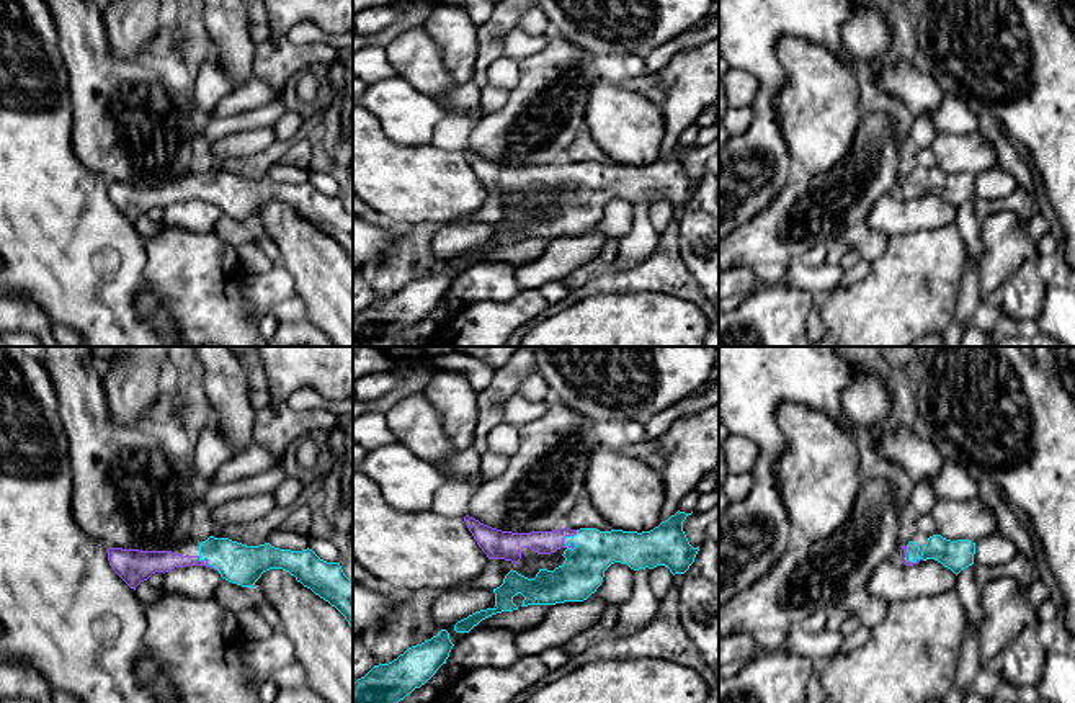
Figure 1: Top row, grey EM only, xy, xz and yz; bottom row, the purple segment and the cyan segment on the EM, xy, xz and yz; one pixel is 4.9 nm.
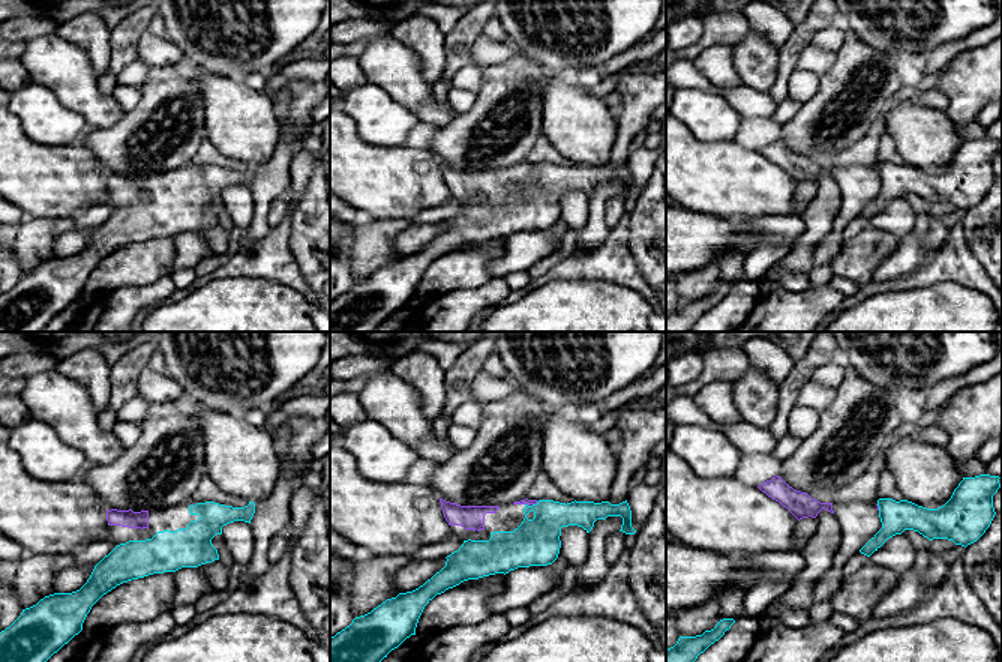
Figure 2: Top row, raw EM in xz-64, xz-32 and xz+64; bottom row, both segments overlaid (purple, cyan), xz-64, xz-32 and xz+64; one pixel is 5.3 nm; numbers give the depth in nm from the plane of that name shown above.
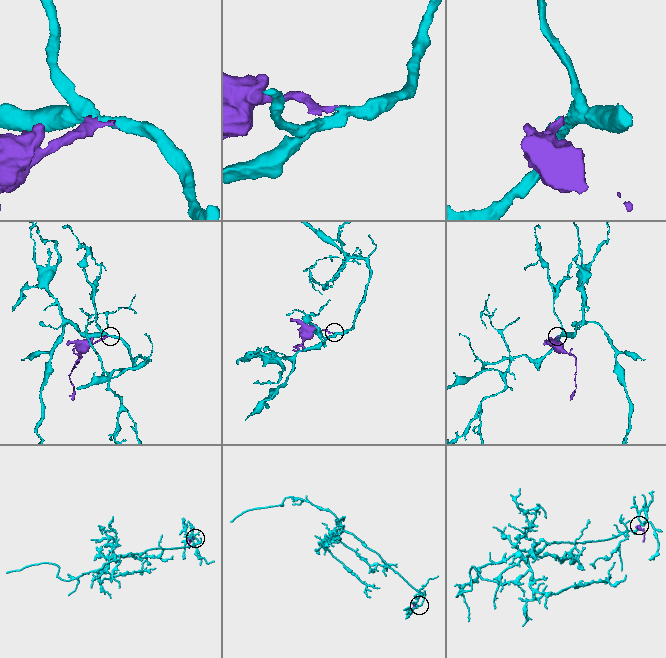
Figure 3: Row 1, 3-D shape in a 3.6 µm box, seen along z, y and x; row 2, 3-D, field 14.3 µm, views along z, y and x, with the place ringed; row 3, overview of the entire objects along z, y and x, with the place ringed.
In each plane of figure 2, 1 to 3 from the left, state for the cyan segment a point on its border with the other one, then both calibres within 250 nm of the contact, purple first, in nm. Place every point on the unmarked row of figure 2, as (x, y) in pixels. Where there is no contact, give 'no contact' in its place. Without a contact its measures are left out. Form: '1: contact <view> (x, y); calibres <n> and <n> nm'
1: no contact
2: contact xz-32 (534, 167); calibres 30 and 260 nm
3: contact xz+64 (878, 171); calibres 20 and 170 nm

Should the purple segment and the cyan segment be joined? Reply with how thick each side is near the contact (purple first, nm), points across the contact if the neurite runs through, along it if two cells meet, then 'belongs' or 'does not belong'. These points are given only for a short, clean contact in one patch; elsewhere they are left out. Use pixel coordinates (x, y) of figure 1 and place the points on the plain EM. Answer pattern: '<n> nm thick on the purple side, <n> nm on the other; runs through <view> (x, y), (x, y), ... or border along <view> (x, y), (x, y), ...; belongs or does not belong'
110 nm thick on the purple side, 220 nm on the other; runs through xz (539, 175), (564, 170), (582, 187), (582, 206); belongs

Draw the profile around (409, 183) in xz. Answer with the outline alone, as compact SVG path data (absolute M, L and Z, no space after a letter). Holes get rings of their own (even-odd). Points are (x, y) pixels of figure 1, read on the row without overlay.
M353 103L353 195L387 216L394 226L448 224L477 213L490 196L464 150L446 150L433 144L399 146L359 103Z

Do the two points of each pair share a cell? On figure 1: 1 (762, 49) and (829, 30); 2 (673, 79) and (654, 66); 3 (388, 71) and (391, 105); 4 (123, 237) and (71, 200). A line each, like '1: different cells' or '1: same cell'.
1: same cell
2: different cells
3: different cells
4: same cell

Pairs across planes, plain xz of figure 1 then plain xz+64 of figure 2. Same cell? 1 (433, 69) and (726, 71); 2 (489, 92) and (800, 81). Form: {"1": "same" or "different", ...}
{"1": "same", "2": "different"}

